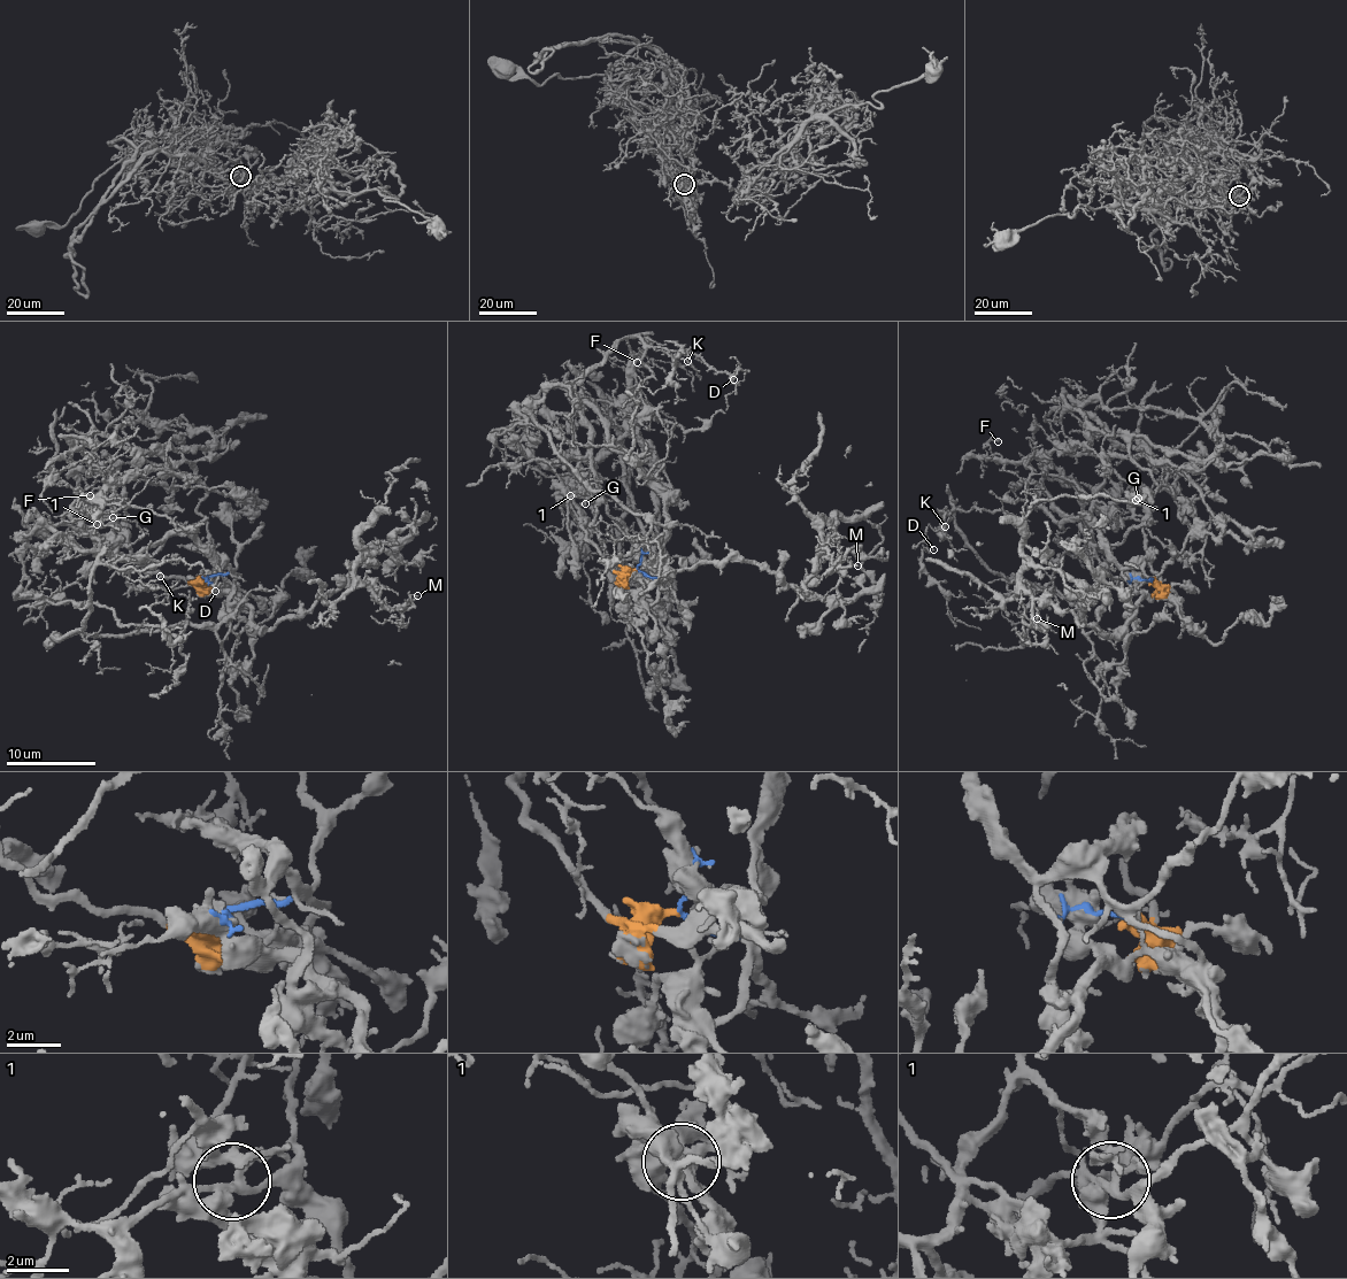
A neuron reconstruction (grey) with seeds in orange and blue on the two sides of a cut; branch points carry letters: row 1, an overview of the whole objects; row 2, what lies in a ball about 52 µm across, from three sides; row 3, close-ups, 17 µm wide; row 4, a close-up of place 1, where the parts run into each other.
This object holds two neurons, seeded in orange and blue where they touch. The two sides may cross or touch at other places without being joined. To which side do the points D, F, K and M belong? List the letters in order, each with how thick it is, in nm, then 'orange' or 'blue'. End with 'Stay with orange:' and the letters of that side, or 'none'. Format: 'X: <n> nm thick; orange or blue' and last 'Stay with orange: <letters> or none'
D: 90 nm thick; blue
F: 170 nm thick; blue
K: 100 nm thick; blue
M: 90 nm thick; orange
Stay with orange: M

